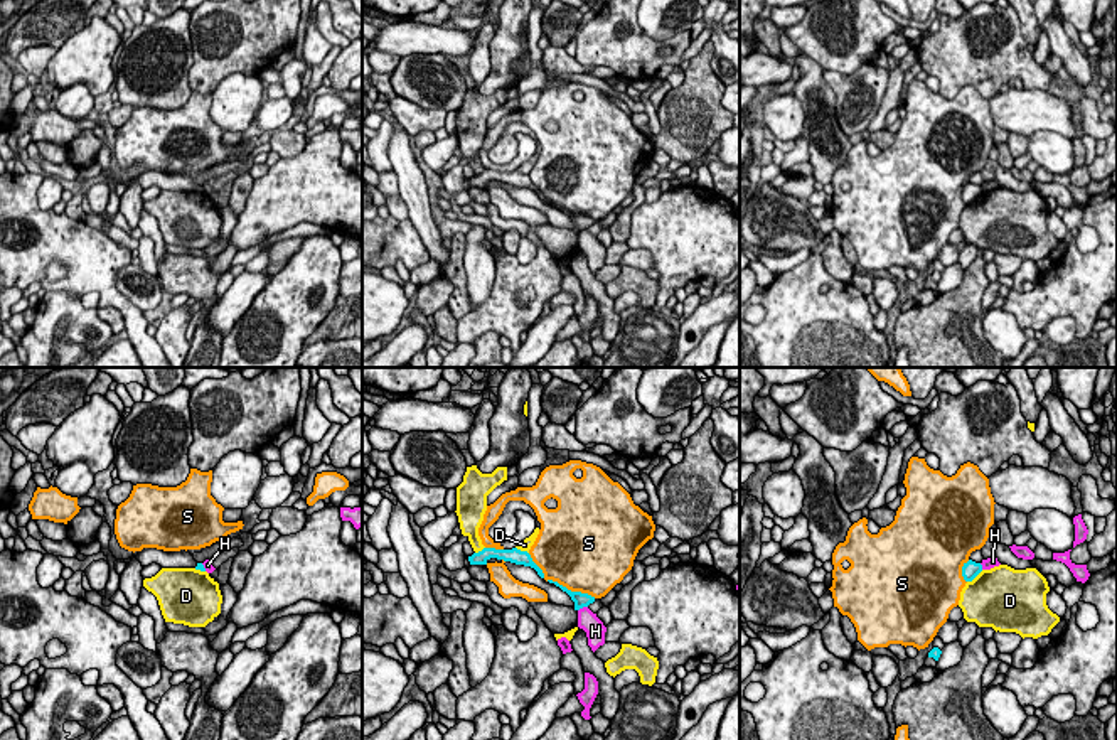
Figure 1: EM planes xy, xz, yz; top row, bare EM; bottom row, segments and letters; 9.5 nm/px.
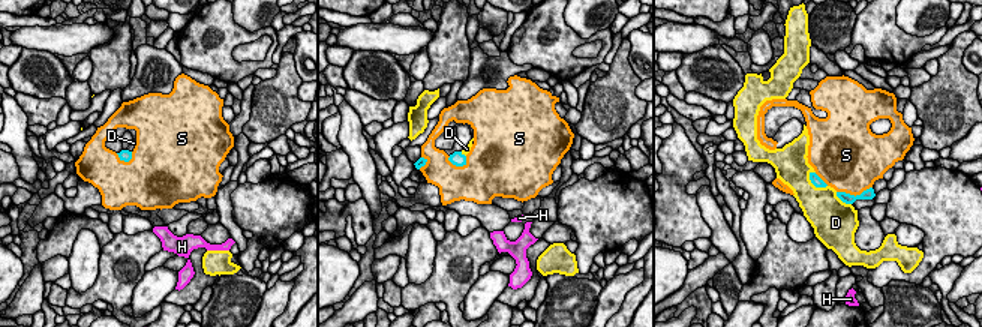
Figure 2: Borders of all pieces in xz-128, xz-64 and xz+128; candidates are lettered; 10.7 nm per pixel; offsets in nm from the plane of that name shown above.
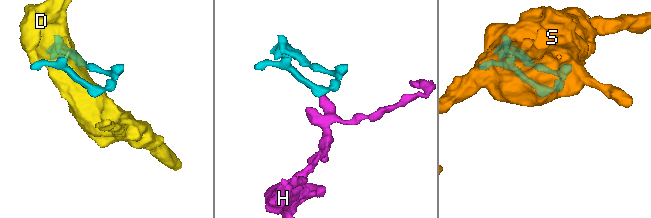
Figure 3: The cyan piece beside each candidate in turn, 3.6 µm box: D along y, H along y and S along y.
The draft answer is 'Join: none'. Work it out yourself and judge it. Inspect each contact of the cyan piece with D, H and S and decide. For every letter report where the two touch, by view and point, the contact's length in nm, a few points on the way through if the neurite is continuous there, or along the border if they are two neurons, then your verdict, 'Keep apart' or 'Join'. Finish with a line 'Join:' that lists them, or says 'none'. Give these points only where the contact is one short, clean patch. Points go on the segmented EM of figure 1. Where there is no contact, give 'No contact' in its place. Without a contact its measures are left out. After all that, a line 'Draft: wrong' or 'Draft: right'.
D: Touches cyan at yz (974, 577). Shared border 200 nm. Keep apart
H: Touches cyan at xz (582, 607). Shared border 110 nm. Boundary: xz (587, 605), (578, 611). Keep apart
S: Touches cyan at xz (570, 590). Shared border 500 nm. Keep apart
Join: none
Draft: right

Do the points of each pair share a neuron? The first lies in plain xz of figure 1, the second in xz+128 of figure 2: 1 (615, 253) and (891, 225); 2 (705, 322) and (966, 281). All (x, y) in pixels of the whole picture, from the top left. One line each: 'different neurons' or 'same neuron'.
1: same neuron
2: same neuron

